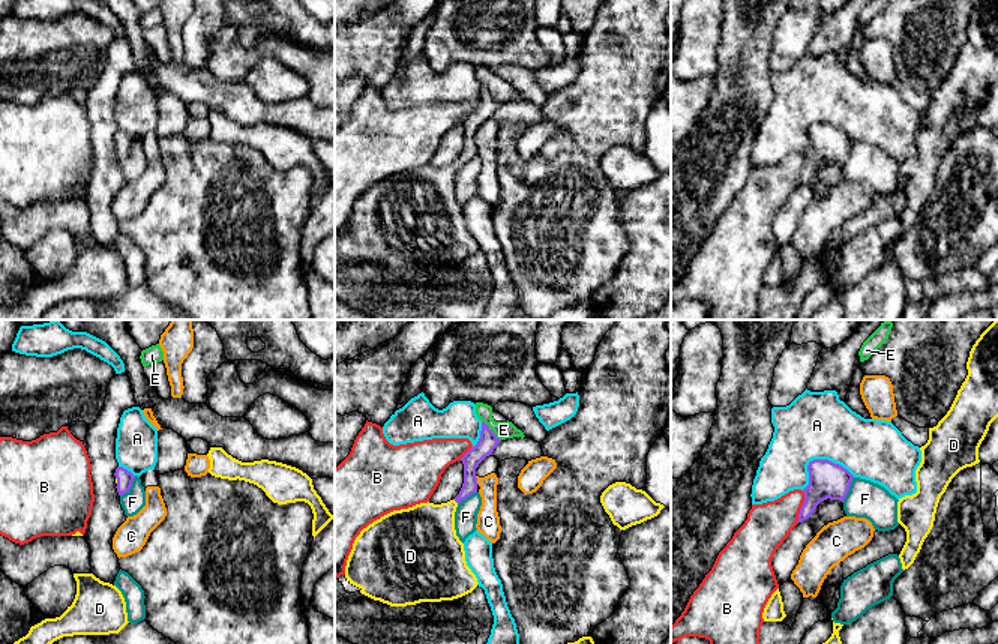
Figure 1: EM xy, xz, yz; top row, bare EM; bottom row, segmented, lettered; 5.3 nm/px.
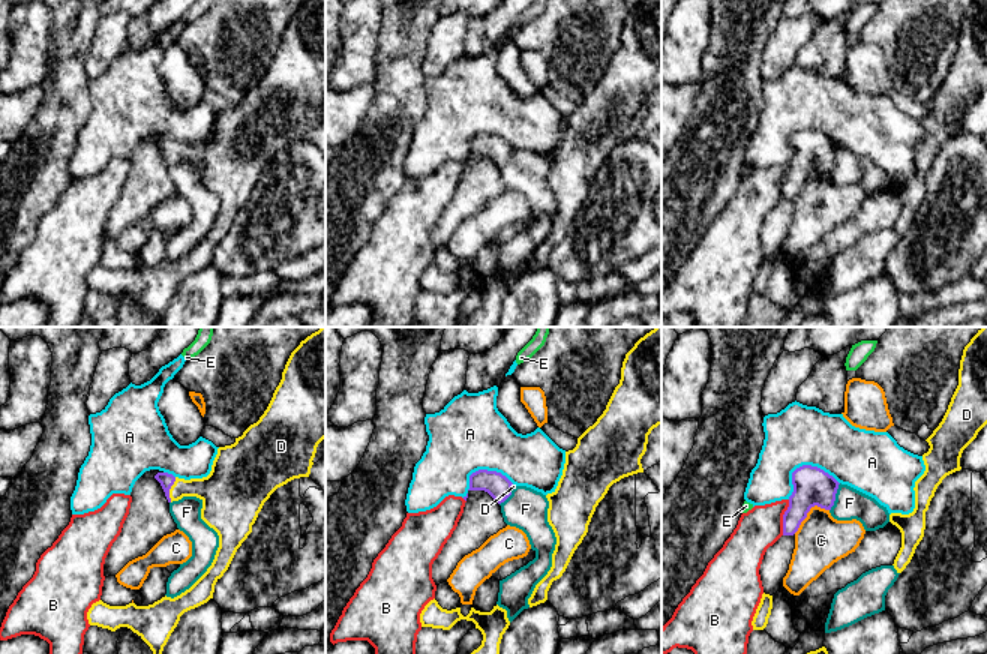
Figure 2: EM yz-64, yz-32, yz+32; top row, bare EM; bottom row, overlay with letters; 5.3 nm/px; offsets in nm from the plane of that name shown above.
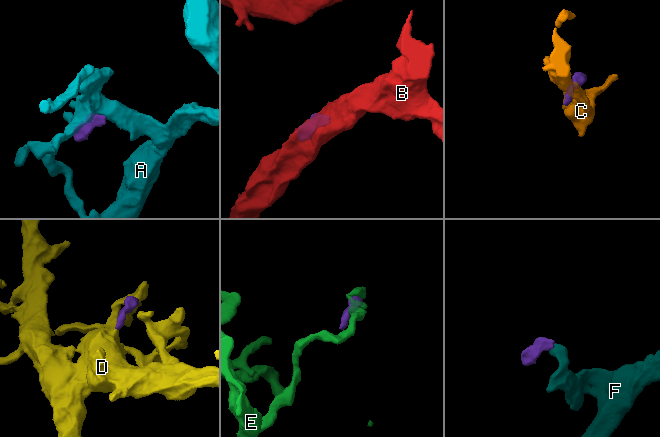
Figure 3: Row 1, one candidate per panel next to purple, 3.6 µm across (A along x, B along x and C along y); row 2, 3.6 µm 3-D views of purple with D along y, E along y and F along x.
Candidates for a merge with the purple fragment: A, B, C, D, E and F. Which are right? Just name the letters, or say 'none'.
D

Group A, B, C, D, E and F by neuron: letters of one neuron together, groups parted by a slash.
A / B / C / D / E / F

